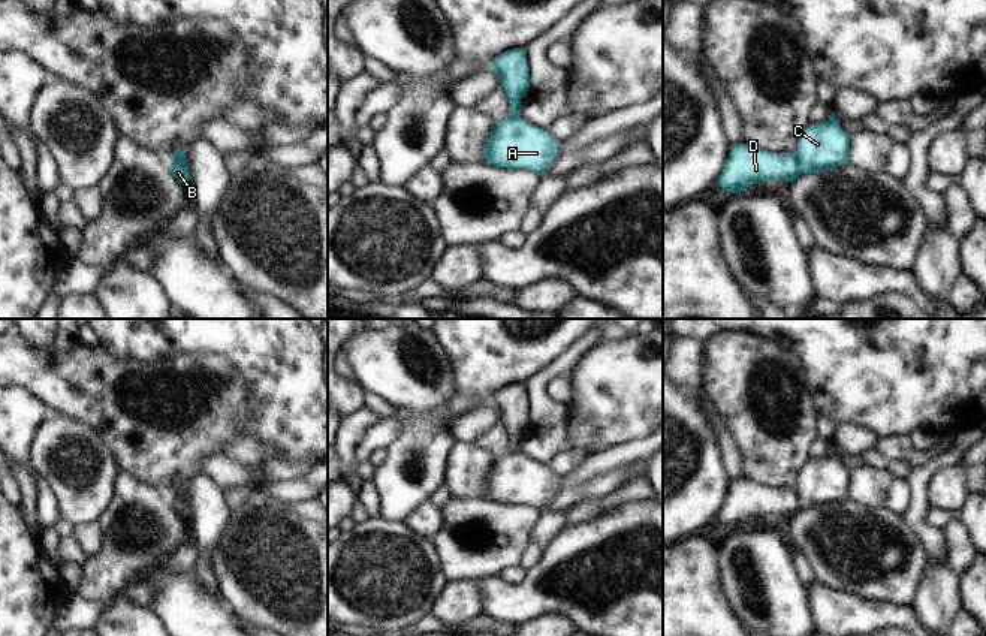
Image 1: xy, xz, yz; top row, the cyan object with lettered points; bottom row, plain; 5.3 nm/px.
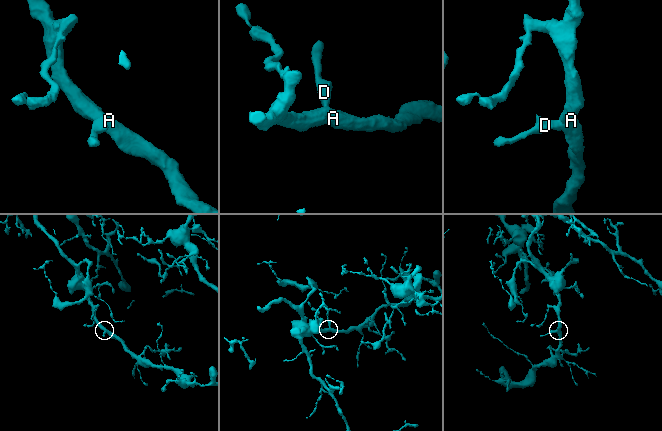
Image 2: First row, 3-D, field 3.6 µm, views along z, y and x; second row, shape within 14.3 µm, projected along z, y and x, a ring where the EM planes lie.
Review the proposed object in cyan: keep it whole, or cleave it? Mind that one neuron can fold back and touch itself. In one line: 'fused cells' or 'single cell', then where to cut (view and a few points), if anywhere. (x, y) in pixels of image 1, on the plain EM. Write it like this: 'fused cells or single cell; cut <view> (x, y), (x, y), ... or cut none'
fused cells; cut yz (795, 488), (802, 508)

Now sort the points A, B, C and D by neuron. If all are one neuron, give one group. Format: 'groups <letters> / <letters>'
groups A C / B D

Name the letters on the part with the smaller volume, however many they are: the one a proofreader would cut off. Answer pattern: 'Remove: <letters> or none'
Remove: B, D

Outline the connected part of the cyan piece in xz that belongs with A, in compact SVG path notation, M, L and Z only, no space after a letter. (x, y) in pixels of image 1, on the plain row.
M521 452L492 458L483 480L486 498L494 503L528 504L543 512L558 492L560 476Z

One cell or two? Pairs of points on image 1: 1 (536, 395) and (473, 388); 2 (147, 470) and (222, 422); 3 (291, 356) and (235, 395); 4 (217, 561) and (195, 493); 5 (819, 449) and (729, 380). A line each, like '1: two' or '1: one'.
1: two
2: one
3: two
4: two
5: two

